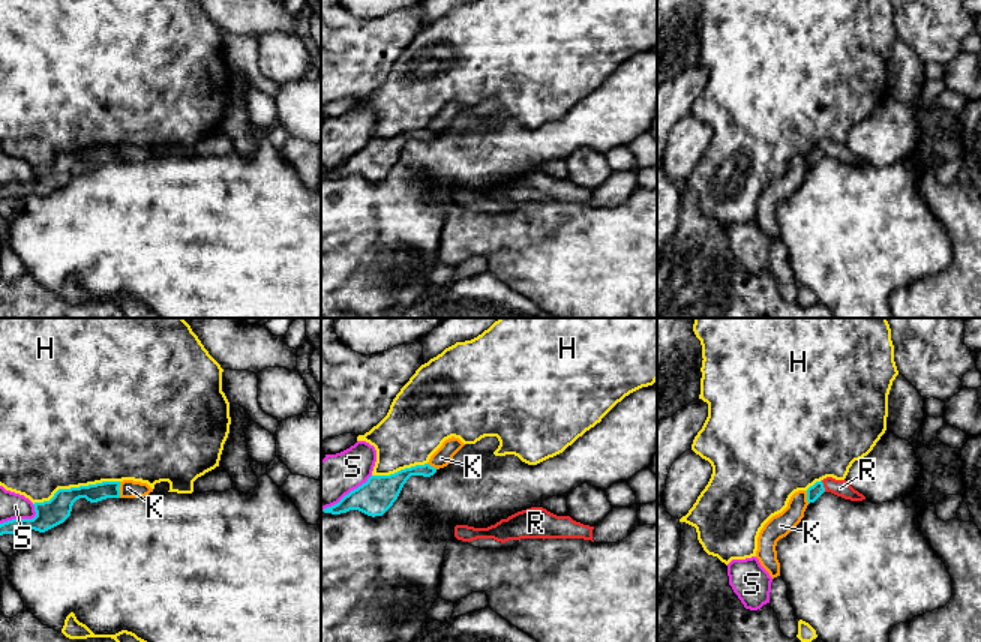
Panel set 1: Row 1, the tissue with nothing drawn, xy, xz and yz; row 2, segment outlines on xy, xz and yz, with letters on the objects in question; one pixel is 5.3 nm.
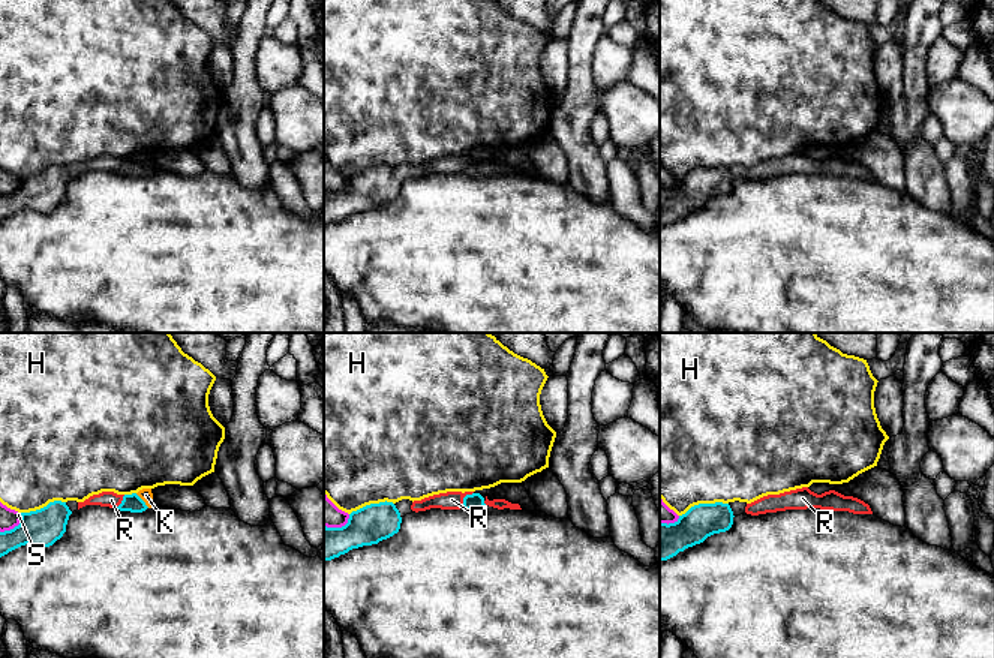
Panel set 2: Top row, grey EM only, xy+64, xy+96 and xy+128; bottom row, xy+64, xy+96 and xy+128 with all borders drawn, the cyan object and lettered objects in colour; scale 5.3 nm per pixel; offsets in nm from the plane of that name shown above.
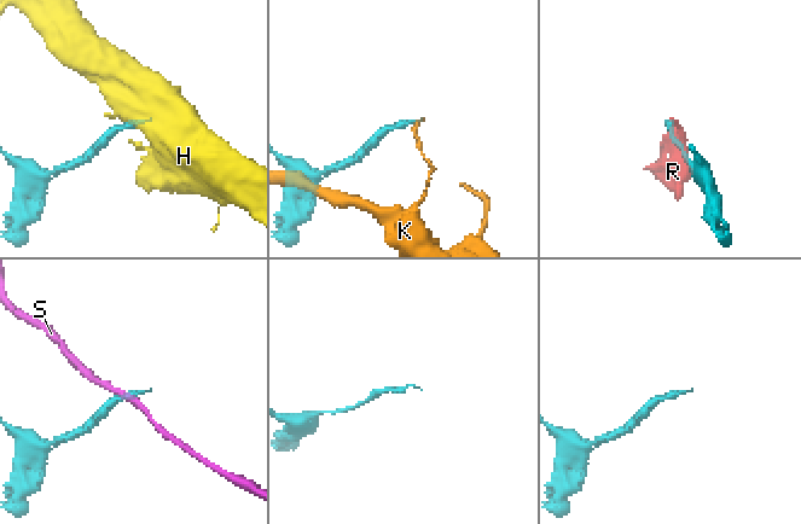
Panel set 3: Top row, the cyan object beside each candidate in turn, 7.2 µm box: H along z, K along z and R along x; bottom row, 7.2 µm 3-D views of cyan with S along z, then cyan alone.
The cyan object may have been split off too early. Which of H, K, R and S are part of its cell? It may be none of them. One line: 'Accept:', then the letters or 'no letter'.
Accept: R

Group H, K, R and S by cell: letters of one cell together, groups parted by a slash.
H / K / R / S

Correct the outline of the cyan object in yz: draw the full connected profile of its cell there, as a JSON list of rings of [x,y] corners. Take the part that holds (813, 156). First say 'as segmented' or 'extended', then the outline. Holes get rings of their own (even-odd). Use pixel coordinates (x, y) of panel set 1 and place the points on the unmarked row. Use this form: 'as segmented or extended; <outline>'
extended; [[[826,141],[820,146],[816,146],[813,150],[807,153],[807,165],[814,166],[824,156],[831,156],[837,160],[850,165],[862,165],[866,160],[855,154],[846,144],[836,144],[832,141]]]

